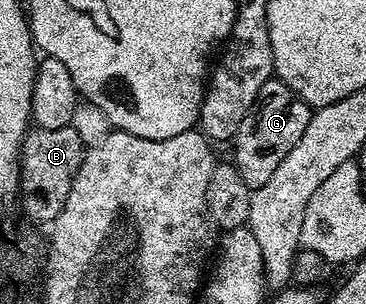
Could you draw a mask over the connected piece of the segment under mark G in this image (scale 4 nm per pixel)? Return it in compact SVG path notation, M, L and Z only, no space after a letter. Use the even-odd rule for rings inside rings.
M268 79L263 89L259 89L255 105L247 113L247 117L243 117L243 125L239 125L237 137L231 143L232 158L250 189L262 187L267 185L267 181L271 181L271 173L279 169L283 157L287 157L287 153L295 149L299 137L303 137L303 129L307 129L310 114L310 107L282 79Z

